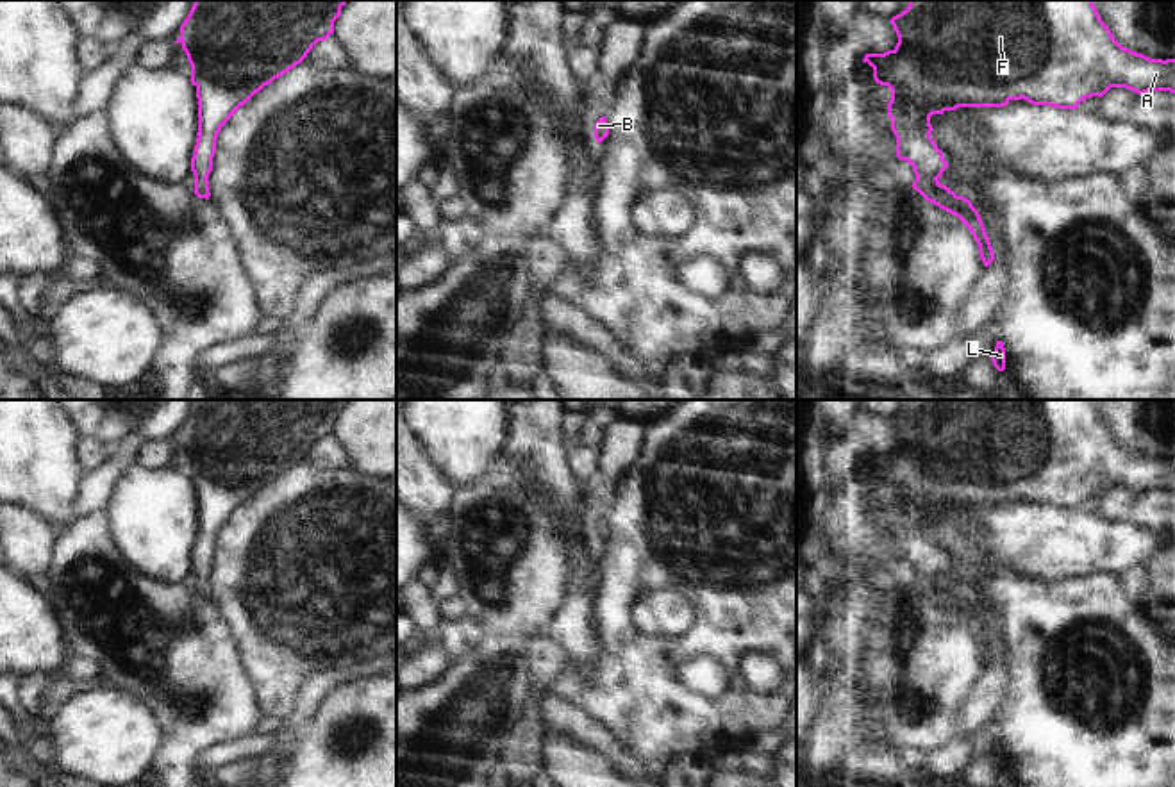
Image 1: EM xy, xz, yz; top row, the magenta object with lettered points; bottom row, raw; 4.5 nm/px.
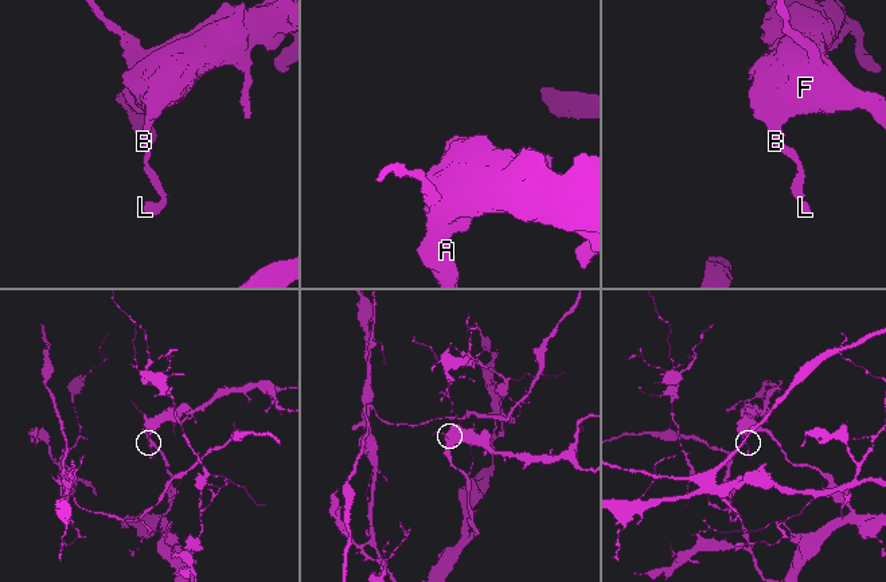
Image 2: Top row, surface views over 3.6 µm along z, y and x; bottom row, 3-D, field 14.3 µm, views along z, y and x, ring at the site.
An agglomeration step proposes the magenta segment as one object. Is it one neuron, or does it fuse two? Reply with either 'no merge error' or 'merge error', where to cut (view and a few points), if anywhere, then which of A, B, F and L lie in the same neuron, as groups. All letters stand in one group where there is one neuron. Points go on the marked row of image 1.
no merge error | no cut | A B F L

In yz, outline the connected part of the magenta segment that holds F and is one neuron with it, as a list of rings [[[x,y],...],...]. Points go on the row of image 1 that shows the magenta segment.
[[[909,0],[907,9],[889,21],[898,36],[896,46],[866,54],[862,62],[873,68],[877,84],[891,89],[888,116],[896,157],[912,166],[914,191],[968,227],[986,268],[995,253],[979,211],[939,182],[948,162],[930,137],[932,114],[959,107],[1004,107],[1021,98],[1032,105],[1077,109],[1086,98],[1102,98],[1111,87],[1138,95],[1175,93],[1175,59],[1150,59],[1123,48],[1093,0]]]

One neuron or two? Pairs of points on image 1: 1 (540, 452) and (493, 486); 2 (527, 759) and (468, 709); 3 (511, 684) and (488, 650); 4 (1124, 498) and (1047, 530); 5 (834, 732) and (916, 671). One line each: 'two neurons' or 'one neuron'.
1: two neurons
2: two neurons
3: one neuron
4: two neurons
5: two neurons

